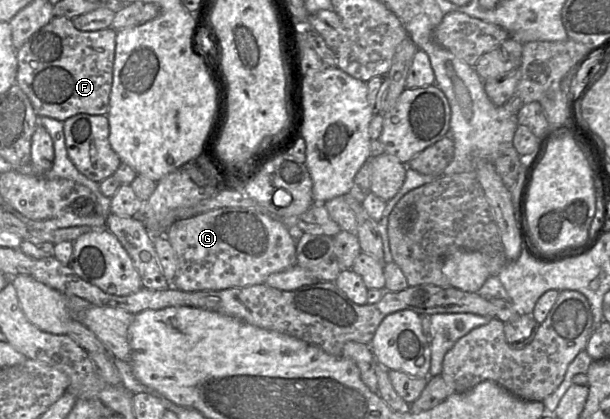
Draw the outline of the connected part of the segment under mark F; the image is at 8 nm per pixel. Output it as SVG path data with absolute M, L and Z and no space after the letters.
M54 17L47 25L29 38L29 40L17 51L18 70L16 84L27 95L38 117L46 116L64 122L68 118L80 113L89 115L107 115L113 82L116 34L117 30L112 27L97 31L80 31L74 27L72 20L65 17Z

